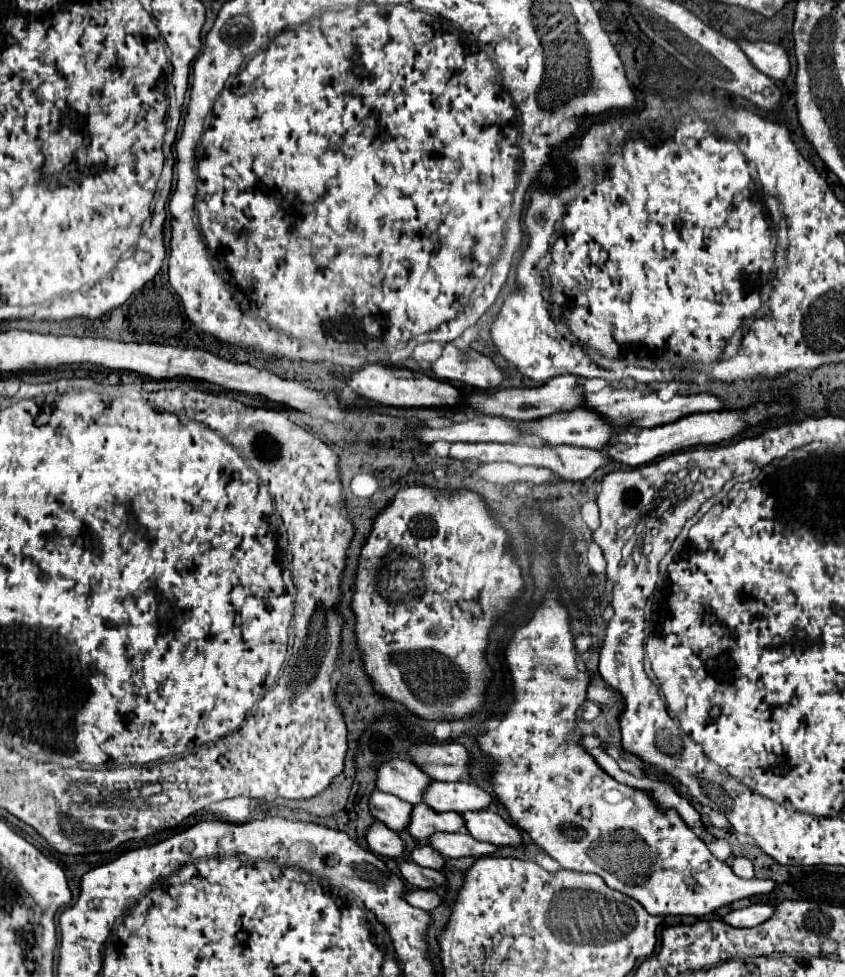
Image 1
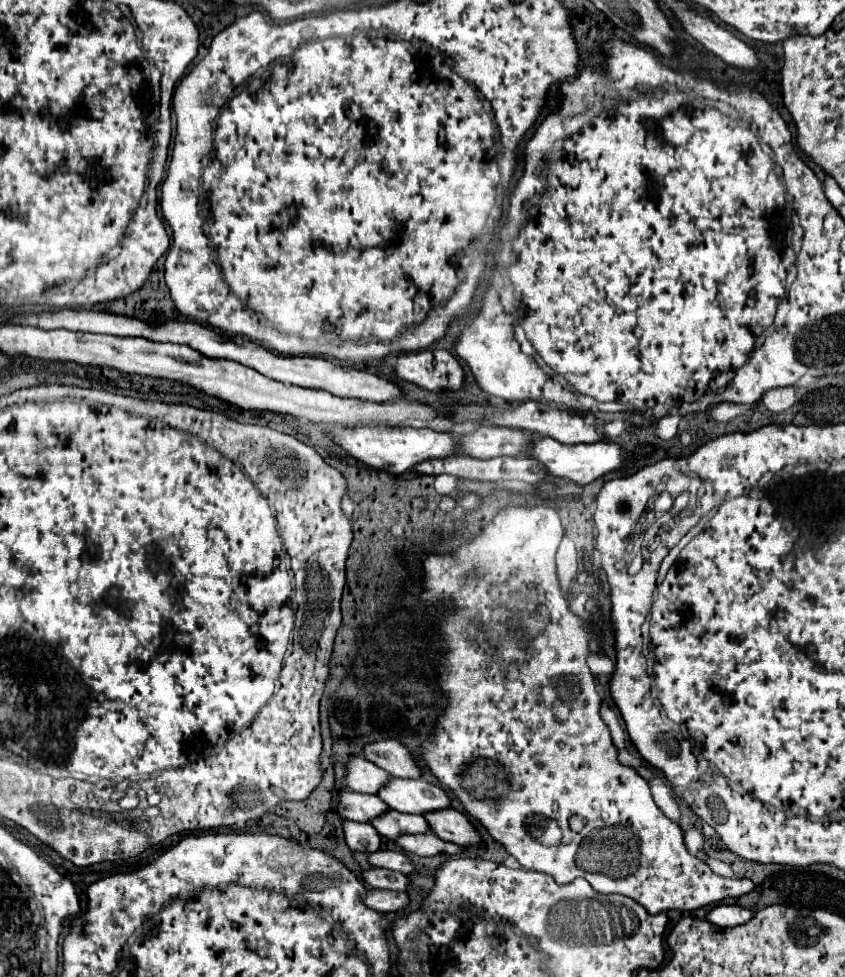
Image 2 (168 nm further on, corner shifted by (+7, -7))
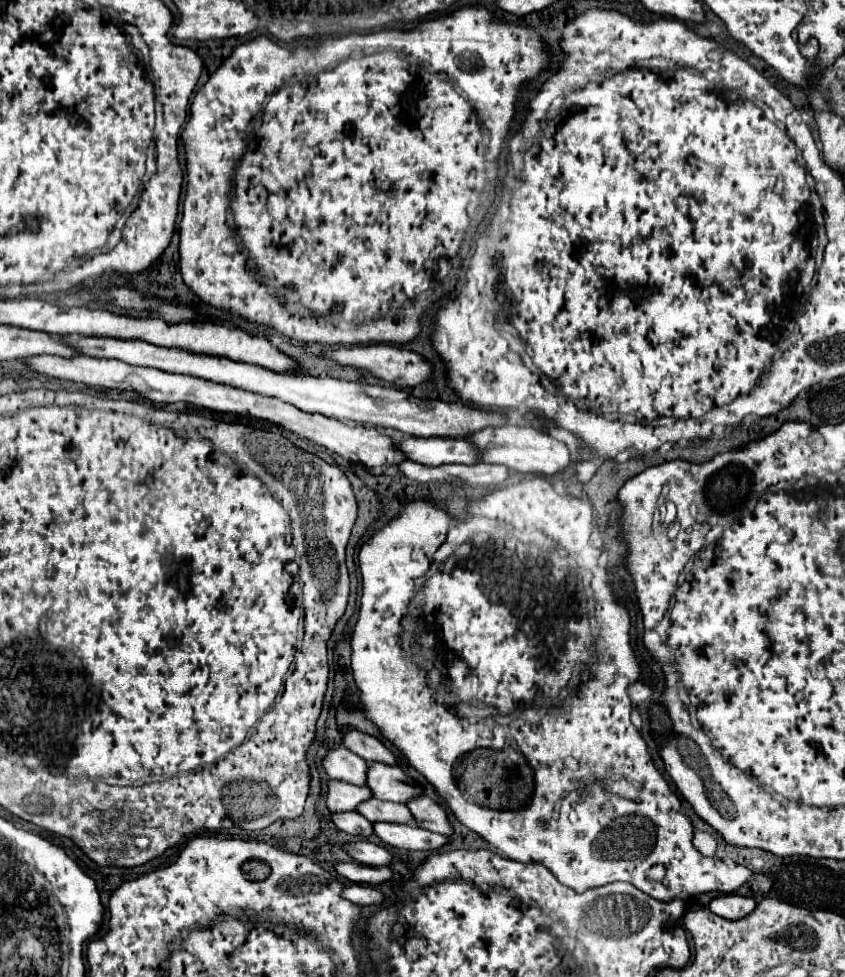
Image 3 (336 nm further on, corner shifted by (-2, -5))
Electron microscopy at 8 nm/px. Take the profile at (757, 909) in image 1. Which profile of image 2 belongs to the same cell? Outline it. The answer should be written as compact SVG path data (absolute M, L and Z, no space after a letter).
M720 904L720 906L714 906L708 914L706 914L706 920L712 922L714 926L720 926L720 928L732 928L732 926L738 926L738 924L744 924L752 918L752 912L748 908L742 908L738 904Z

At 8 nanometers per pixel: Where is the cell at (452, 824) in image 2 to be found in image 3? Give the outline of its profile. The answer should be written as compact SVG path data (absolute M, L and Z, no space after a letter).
M421 796L421 798L415 798L413 802L409 802L407 806L413 812L413 816L421 828L443 834L443 836L453 834L453 826L449 822L445 808L439 802L435 802L433 798Z

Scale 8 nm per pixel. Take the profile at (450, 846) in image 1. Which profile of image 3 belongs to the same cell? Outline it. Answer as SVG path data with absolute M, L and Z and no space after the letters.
M373 824L375 834L389 846L403 848L403 850L441 850L449 838L429 832L425 828L419 828L417 824Z

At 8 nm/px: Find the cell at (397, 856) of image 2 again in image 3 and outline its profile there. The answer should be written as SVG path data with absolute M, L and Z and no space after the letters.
M351 842L345 846L345 850L353 860L367 864L367 866L391 866L393 864L393 854L387 848L377 846L373 842Z

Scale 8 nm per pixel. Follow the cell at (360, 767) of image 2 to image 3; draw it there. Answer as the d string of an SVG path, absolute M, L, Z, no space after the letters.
M345 746L335 748L325 756L323 768L333 780L343 780L355 786L367 786L367 762Z

